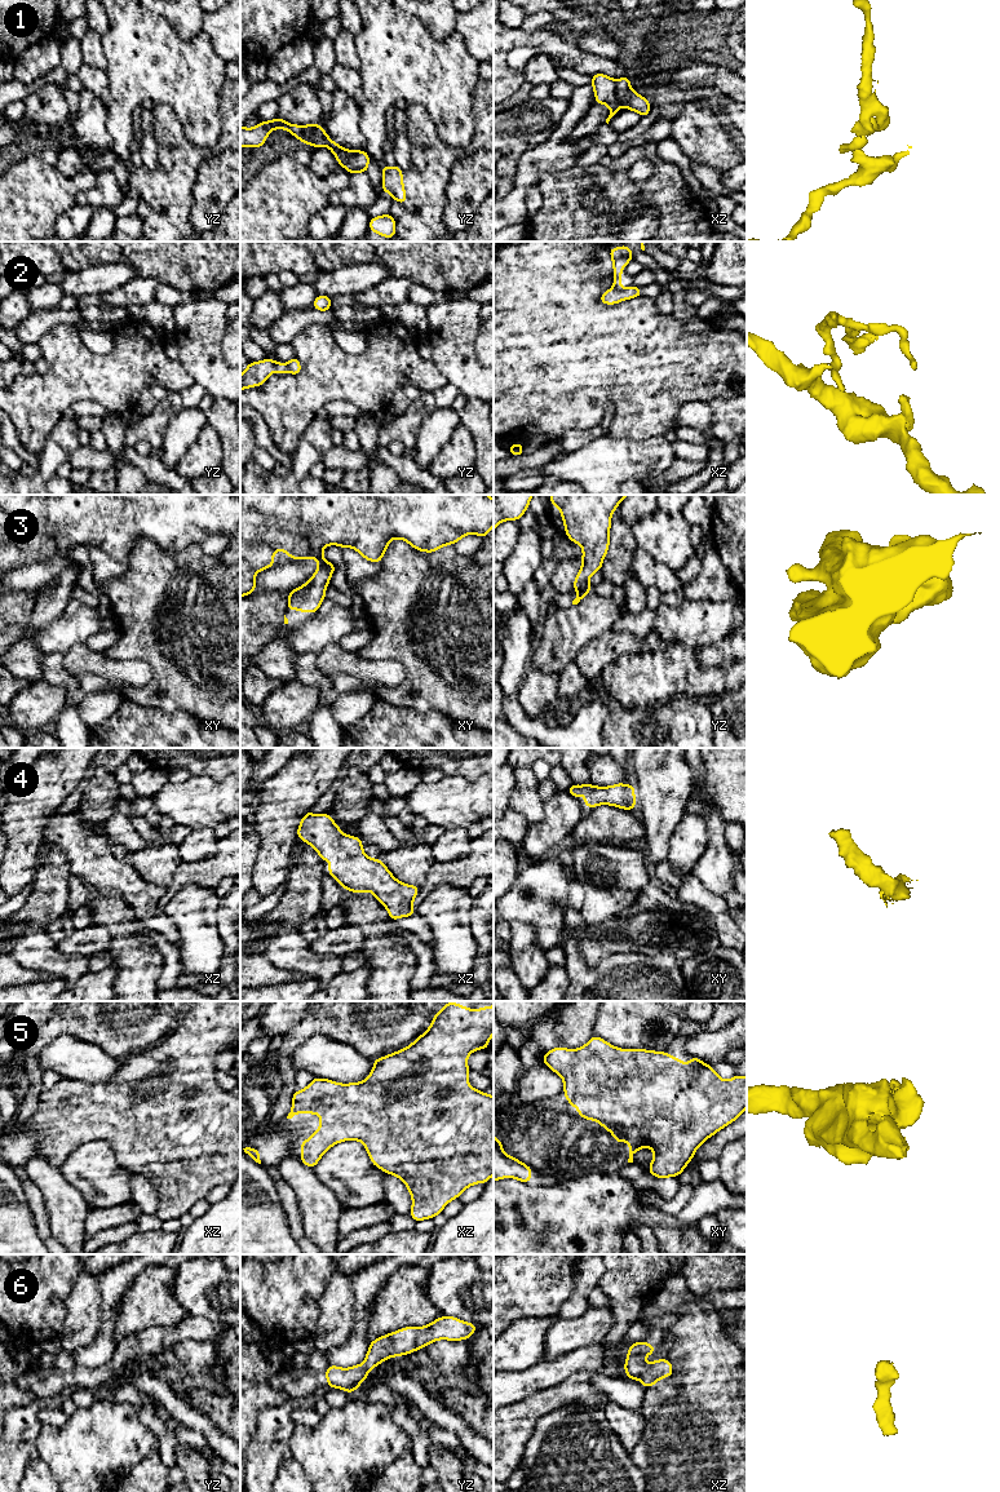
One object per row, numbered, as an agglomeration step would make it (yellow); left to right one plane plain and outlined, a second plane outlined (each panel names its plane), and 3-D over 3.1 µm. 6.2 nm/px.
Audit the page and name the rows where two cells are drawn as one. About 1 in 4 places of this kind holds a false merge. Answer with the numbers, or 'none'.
1, 2

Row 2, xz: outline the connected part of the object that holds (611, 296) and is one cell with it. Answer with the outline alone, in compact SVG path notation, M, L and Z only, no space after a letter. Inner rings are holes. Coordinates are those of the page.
M632 285L625 289L618 289L616 287L612 287L599 297L599 301L606 305L615 305L624 300L630 300L640 296L642 296L640 287Z

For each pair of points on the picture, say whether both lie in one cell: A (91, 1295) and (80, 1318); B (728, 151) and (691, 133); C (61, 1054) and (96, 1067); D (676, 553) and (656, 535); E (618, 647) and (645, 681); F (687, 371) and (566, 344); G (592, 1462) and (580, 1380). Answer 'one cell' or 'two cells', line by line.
A: one cell
B: one cell
C: one cell
D: one cell
E: two cells
F: one cell
G: two cells

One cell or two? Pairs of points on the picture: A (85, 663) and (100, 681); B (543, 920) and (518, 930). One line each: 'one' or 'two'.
A: one
B: two

